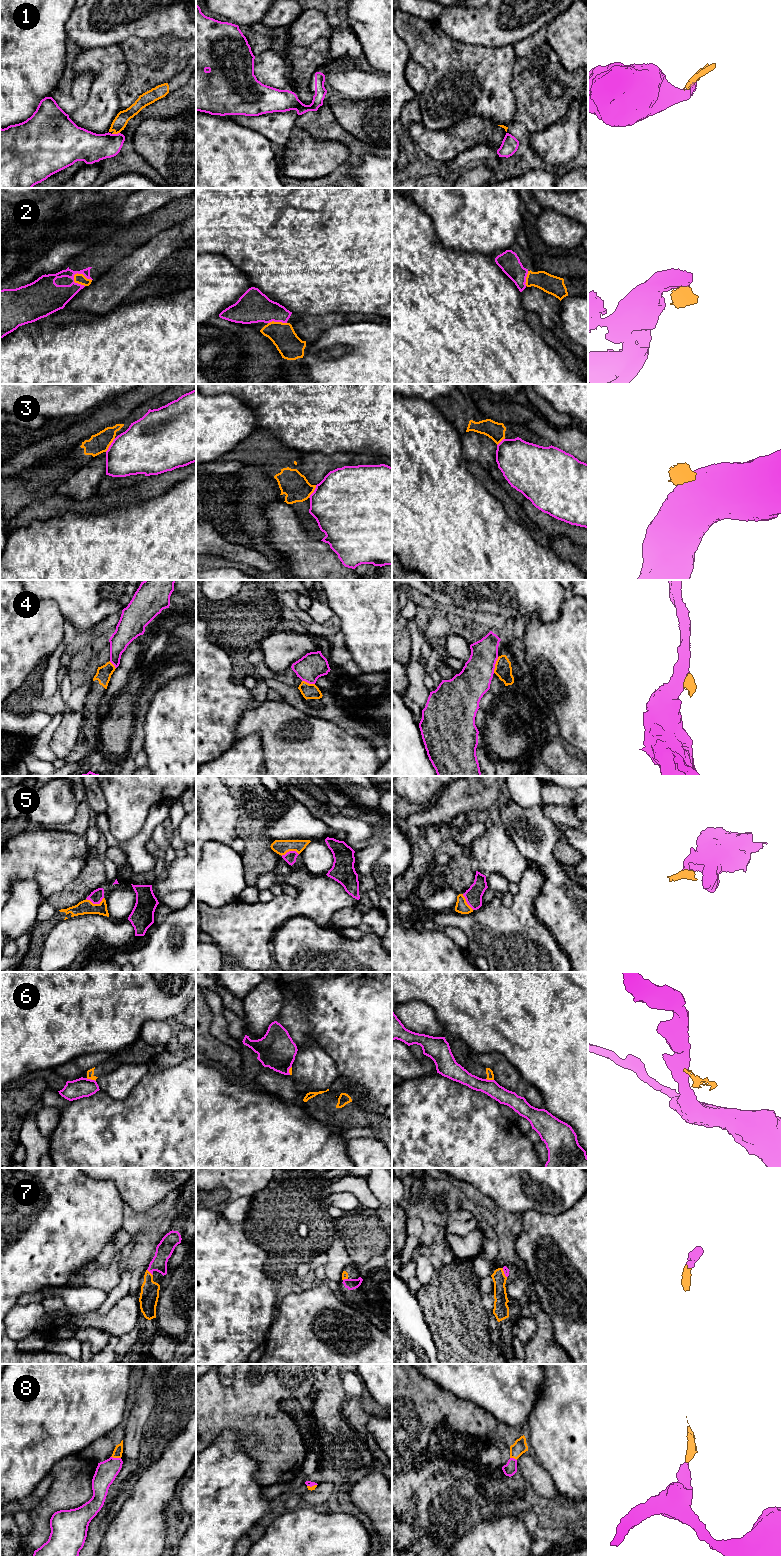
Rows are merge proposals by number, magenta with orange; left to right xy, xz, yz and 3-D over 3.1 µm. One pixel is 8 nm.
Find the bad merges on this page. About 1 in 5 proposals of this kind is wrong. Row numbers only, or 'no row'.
1, 3, 4, 6

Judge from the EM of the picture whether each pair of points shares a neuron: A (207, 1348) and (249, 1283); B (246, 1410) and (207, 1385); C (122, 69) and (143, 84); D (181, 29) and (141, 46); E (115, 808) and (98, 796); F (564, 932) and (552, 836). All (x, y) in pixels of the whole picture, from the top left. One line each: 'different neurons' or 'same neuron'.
A: same neuron
B: same neuron
C: different neurons
D: different neurons
E: different neurons
F: same neuron

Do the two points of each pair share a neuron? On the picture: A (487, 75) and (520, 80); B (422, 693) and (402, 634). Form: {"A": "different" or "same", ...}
{"A": "different", "B": "different"}

